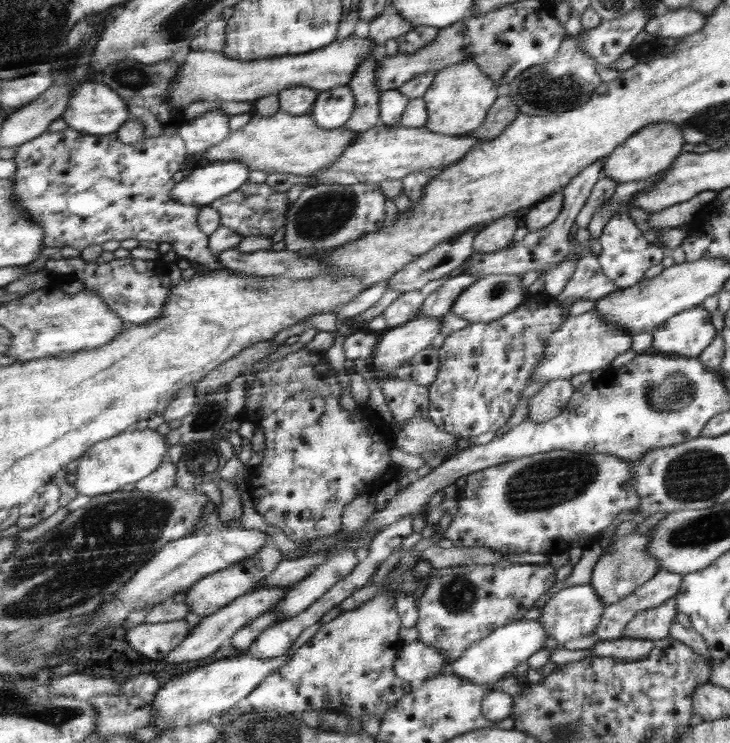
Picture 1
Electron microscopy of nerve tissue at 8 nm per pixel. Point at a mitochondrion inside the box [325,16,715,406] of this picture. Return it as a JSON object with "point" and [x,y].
{"point":[541,89]}

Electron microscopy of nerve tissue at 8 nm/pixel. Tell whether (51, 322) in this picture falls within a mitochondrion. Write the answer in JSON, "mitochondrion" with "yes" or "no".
{"mitochondrion":"yes"}

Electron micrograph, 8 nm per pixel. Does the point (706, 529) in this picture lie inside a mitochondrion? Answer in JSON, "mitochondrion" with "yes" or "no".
{"mitochondrion":"yes"}

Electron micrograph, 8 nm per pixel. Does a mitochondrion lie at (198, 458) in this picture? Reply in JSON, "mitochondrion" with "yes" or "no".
{"mitochondrion":"yes"}

